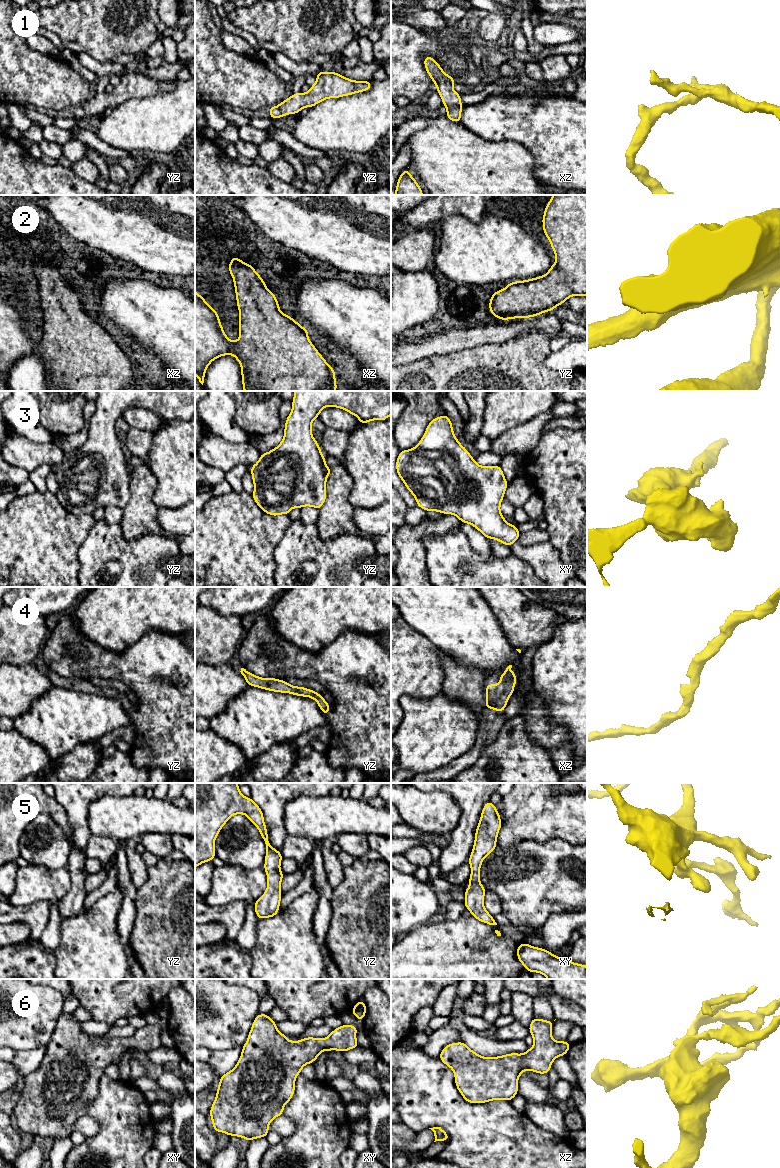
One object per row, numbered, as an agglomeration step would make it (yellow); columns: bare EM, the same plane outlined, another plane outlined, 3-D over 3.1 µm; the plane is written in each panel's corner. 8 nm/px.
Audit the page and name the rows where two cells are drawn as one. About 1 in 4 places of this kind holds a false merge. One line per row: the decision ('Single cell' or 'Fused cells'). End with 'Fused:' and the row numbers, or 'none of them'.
1: Single cell
2: Single cell
3: Single cell
4: Single cell
5: Single cell
6: Single cell
Fused: none of them

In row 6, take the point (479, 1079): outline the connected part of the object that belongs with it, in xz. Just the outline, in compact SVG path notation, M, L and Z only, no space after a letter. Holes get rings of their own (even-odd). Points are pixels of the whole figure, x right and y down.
M533 1017L529 1032L534 1043L523 1054L482 1057L462 1041L445 1046L439 1058L453 1070L455 1085L465 1101L511 1101L518 1093L518 1078L525 1070L548 1074L553 1061L570 1049L568 1041L552 1038L554 1021Z

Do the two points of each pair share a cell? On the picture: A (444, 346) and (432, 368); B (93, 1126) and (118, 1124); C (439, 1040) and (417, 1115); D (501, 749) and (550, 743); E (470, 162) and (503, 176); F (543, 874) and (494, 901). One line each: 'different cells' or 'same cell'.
A: different cells
B: different cells
C: different cells
D: different cells
E: same cell
F: different cells

